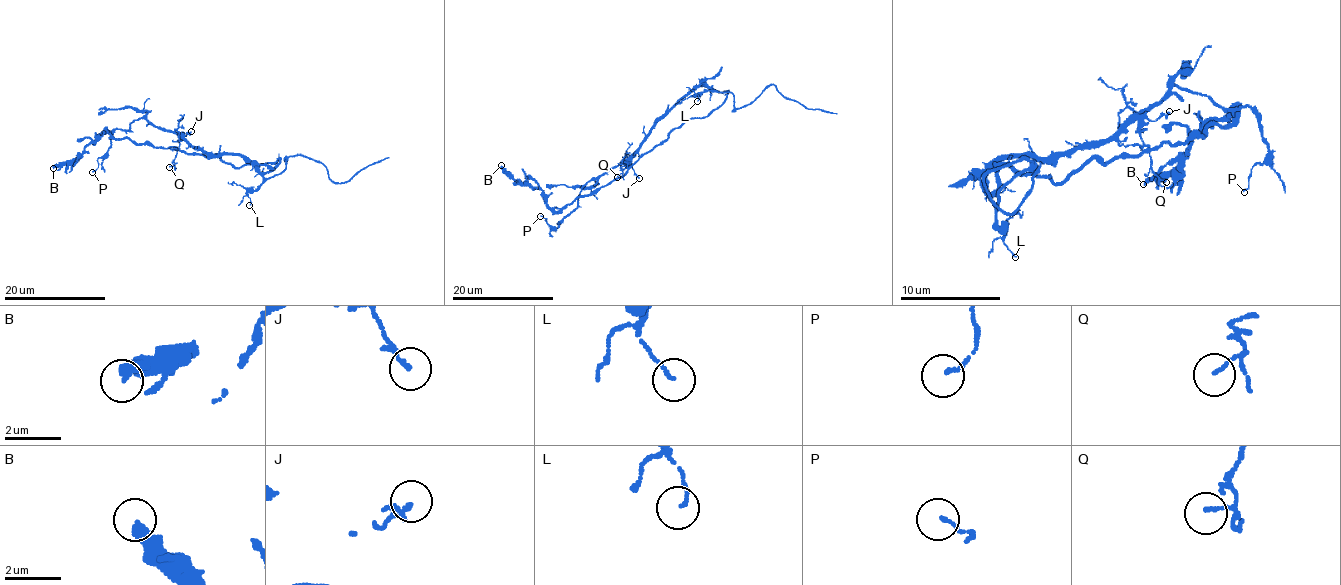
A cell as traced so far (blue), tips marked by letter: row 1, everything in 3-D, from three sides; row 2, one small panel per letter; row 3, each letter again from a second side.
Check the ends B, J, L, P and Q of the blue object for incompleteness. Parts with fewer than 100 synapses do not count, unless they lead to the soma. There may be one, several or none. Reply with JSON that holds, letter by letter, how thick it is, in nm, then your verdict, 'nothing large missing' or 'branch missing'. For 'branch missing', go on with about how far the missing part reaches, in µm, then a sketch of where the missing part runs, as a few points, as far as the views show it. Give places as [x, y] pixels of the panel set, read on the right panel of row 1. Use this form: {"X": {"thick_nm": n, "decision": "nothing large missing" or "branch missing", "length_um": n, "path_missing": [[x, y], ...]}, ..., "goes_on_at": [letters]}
{"B": {"thick_nm": 320, "decision": "nothing large missing"}, "J": {"thick_nm": 170, "decision": "nothing large missing"}, "L": {"thick_nm": 100, "decision": "nothing large missing"}, "P": {"thick_nm": 110, "decision": "nothing large missing"}, "Q": {"thick_nm": 110, "decision": "nothing large missing"}, "goes_on_at": []}

